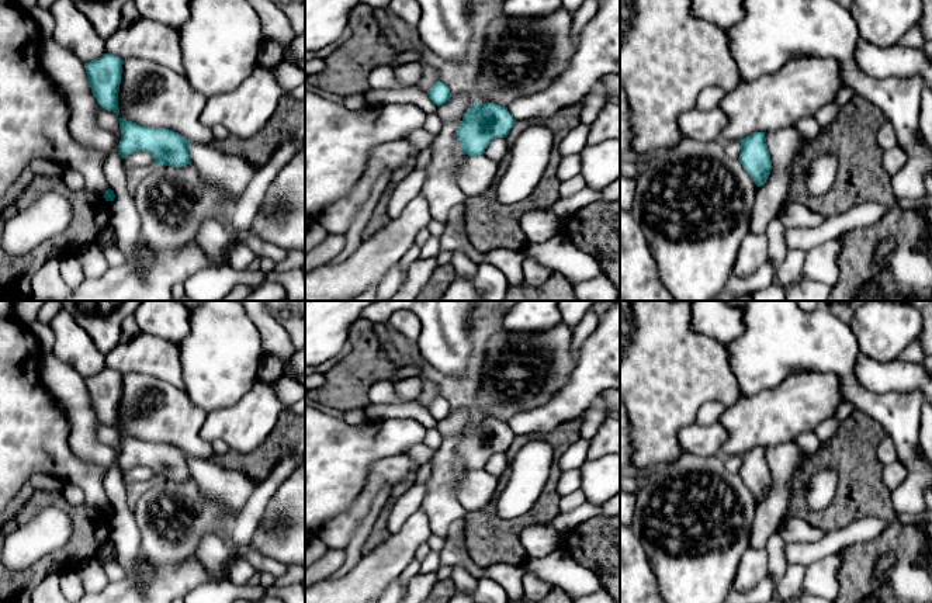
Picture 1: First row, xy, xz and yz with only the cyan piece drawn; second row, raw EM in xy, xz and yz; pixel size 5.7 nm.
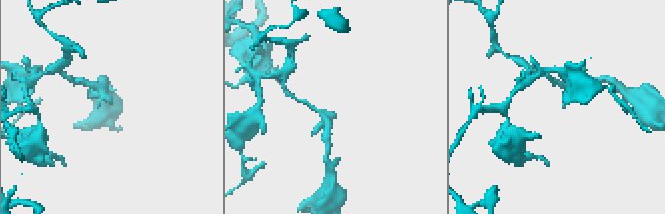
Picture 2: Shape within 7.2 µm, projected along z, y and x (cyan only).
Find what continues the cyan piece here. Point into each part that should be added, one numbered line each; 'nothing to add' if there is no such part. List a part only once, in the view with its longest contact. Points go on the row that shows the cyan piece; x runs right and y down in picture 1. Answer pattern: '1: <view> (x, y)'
nothing to add

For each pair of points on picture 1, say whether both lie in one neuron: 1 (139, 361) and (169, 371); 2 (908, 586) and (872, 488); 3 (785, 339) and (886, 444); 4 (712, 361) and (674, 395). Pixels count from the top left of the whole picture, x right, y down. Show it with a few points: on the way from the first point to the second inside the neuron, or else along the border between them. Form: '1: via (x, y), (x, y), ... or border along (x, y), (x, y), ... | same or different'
1: via (146, 361), (159, 361), (162, 364) | same
2: via (908, 562), (908, 547), (896, 534), (886, 512) | same
3: border along (887, 435), (896, 449), (897, 458) | different
4: via (702, 367), (683, 385) | same

